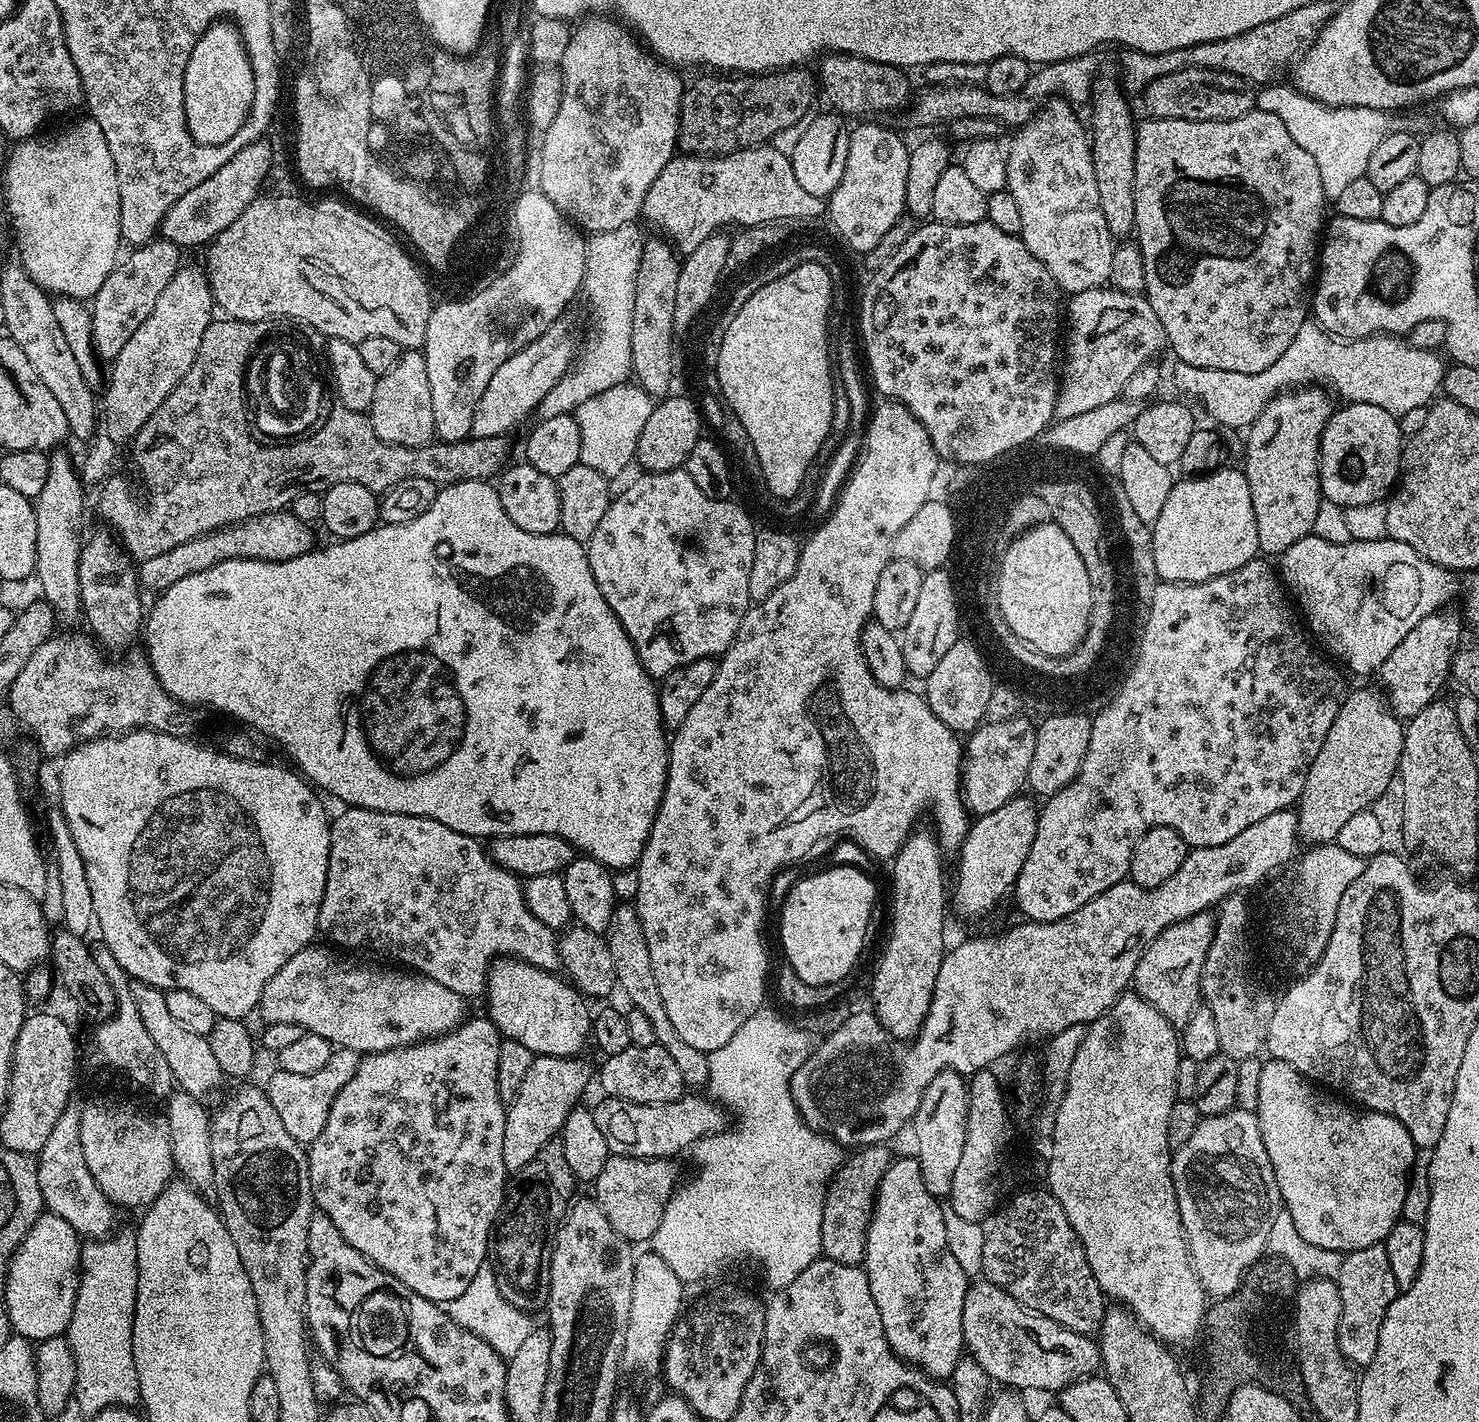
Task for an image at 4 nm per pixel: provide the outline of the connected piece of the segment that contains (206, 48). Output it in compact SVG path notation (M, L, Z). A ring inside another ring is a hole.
M217 22L209 26L198 38L194 50L190 54L190 62L186 62L186 74L184 75L184 113L186 114L186 126L190 134L196 140L228 140L236 128L240 128L240 120L246 122L254 102L254 74L252 73L252 63L248 57L248 52L244 48L244 39L240 36L240 29L231 22Z

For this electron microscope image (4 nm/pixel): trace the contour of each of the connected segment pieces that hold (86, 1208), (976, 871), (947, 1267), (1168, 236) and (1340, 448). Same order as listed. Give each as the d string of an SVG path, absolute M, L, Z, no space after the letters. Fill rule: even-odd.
M69 1106L58 1118L46 1146L35 1157L38 1170L38 1186L42 1190L44 1207L58 1218L70 1222L82 1238L100 1238L109 1231L112 1224L114 1206L98 1190L98 1182L86 1166L86 1158L80 1141L80 1108ZM105 1231L105 1232L104 1232Z
M1021 794L1013 798L1009 804L996 810L994 814L979 817L969 827L964 845L958 850L960 861L956 864L956 889L950 892L950 908L964 920L976 920L987 912L992 912L1004 900L1004 895L1011 893L1016 887L1016 879L1026 862L1026 854L1030 854L1030 846L1034 846L1034 834L1038 830L1038 808L1032 805Z
M912 1154L901 1160L900 1157L893 1159L892 1165L884 1171L884 1176L876 1186L875 1200L876 1209L872 1216L870 1212L868 1220L868 1241L862 1267L868 1273L874 1306L878 1306L878 1314L882 1314L886 1338L901 1360L919 1368L925 1376L951 1377L966 1348L962 1310L970 1277L958 1266L957 1259L950 1254L946 1244L945 1209L940 1209L941 1201L932 1196L930 1190L926 1190L926 1182L922 1182L920 1162Z
M1253 110L1242 114L1242 118L1230 118L1229 120L1141 119L1136 125L1136 226L1134 240L1140 246L1140 253L1146 266L1144 292L1150 306L1154 306L1154 314L1158 314L1158 322L1162 322L1164 338L1170 352L1172 348L1173 354L1182 363L1188 364L1189 369L1213 368L1214 370L1226 370L1234 374L1262 374L1262 370L1274 366L1274 362L1278 362L1278 358L1282 358L1282 354L1286 354L1286 349L1289 348L1290 342L1294 342L1298 330L1302 330L1302 326L1309 323L1310 320L1310 297L1313 295L1314 281L1318 276L1318 253L1322 247L1322 233L1326 227L1324 203L1326 203L1326 197L1322 186L1322 174L1318 172L1318 162L1314 162L1314 158L1310 158L1310 154L1306 154L1306 150L1302 150L1302 146L1298 146L1298 142L1294 142L1294 138L1290 138L1290 130L1286 130L1286 125L1282 123L1282 118L1278 118L1278 114Z
M1348 402L1340 407L1333 411L1320 439L1320 491L1323 499L1345 510L1381 503L1395 489L1402 471L1400 421L1382 410L1382 406Z

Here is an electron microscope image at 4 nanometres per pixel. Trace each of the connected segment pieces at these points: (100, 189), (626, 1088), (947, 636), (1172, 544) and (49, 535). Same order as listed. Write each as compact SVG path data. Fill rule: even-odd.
M83 119L52 138L37 134L13 147L4 172L4 200L12 219L14 248L20 251L18 263L26 274L48 294L88 302L118 263L118 248L122 246L121 199L117 170L102 128L96 120Z
M655 1043L641 1048L630 1047L622 1050L622 1054L607 1057L603 1063L600 1068L600 1084L604 1087L605 1097L639 1104L661 1104L674 1102L685 1095L686 1085L682 1082L682 1073L674 1058L670 1058L665 1045Z
M941 570L933 576L924 572L924 581L918 590L918 603L914 605L914 614L910 614L910 622L902 629L902 654L906 658L906 670L909 677L926 678L937 665L936 660L943 655L944 649L952 644L956 633L956 610L953 603L952 590L956 586L949 571Z
M1225 466L1217 468L1215 472L1210 472L1202 476L1191 478L1180 478L1173 483L1170 490L1170 498L1166 498L1166 506L1162 506L1162 514L1151 525L1153 536L1154 563L1157 567L1157 574L1161 581L1169 584L1201 584L1207 580L1218 578L1222 574L1230 574L1242 566L1246 566L1252 560L1257 559L1260 552L1260 543L1258 542L1258 522L1254 520L1254 502L1250 500L1250 486L1248 479L1245 478L1243 471L1239 467L1231 468Z
M56 450L48 457L50 462L50 475L42 486L42 494L34 498L36 521L38 522L38 542L36 543L36 570L34 580L40 583L42 599L52 607L57 625L81 623L82 605L80 602L80 587L78 586L78 566L80 565L80 549L82 536L80 531L84 528L84 491L86 485L78 471L77 465L72 465L70 457L64 450Z

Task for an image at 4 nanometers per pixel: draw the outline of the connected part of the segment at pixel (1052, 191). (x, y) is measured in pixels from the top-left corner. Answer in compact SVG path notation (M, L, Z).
M1049 98L1036 112L1030 122L1015 129L1012 141L1007 141L1008 165L1006 178L1010 194L1018 201L1018 210L1022 213L1022 230L1020 239L1050 270L1054 282L1068 294L1080 291L1080 276L1100 276L1106 278L1110 274L1110 262L1114 237L1106 226L1106 218L1102 214L1102 206L1098 202L1098 182L1094 178L1094 162L1092 161L1092 145L1089 133L1080 125L1076 117L1077 109L1063 98Z

